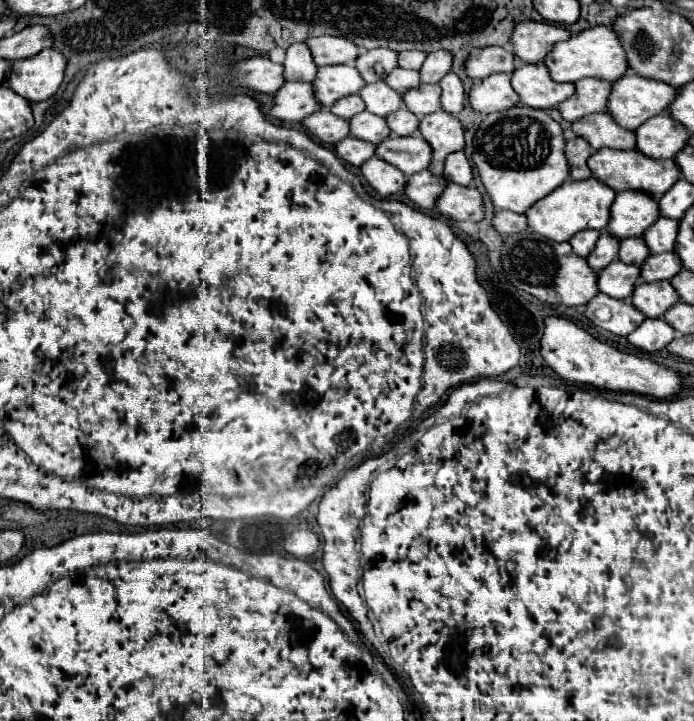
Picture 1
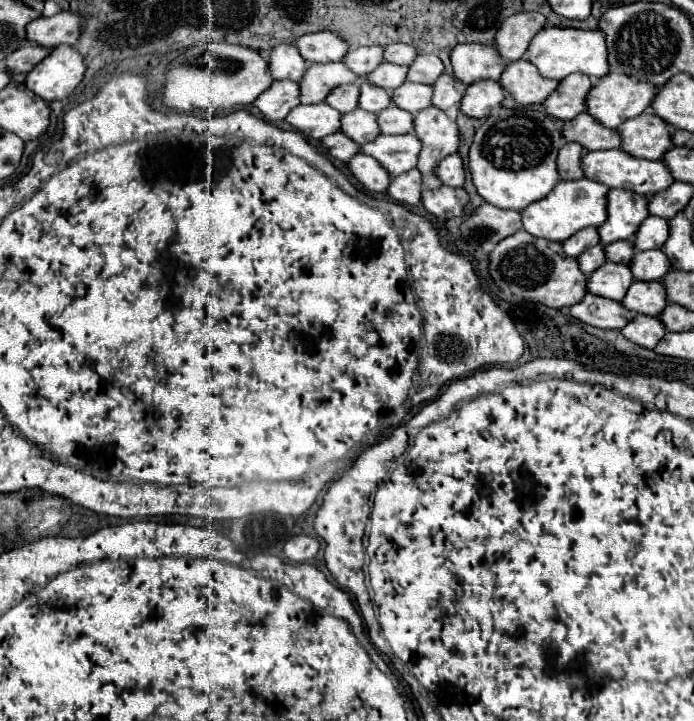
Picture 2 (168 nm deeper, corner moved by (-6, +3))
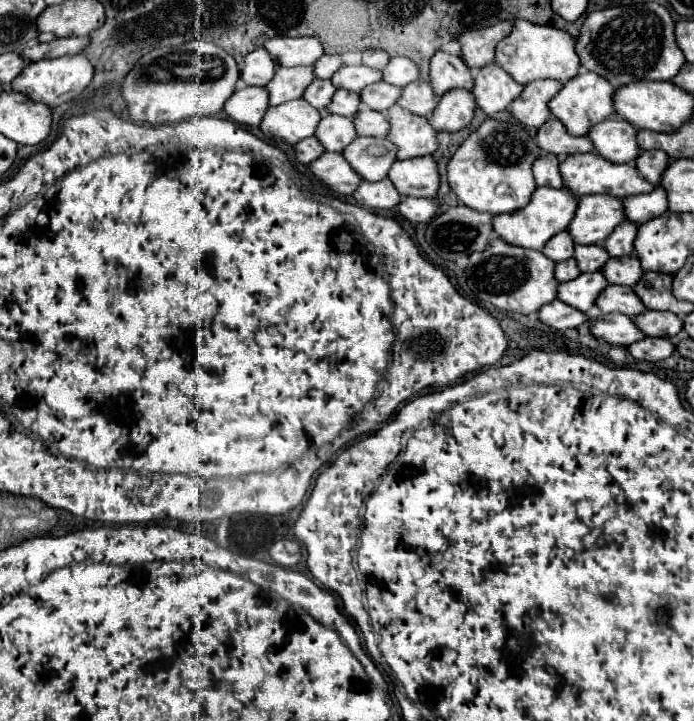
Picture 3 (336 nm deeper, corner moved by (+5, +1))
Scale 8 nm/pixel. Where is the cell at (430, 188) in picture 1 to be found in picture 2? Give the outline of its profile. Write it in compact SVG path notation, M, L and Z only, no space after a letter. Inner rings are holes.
M416 168L410 172L404 172L390 180L390 186L386 192L394 202L410 204L410 206L418 204L422 196L422 174Z

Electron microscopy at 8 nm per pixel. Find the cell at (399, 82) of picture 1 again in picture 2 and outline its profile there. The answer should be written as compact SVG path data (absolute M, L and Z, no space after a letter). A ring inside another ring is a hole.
M382 62L378 68L374 68L362 80L370 82L370 84L376 84L376 86L380 86L384 90L394 90L400 84L406 82L406 72L408 72L408 68L404 68L404 66L396 66L396 64L390 64L390 62Z

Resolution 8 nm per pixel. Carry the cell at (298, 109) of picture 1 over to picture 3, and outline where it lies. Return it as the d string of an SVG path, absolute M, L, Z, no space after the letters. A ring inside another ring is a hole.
M245 86L229 98L225 112L239 124L259 126L269 108L269 90L263 86Z

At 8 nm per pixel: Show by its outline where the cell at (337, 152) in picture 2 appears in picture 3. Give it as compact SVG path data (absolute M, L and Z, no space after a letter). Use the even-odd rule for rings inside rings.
M315 136L305 138L305 140L301 140L301 142L295 146L297 160L303 162L303 164L311 164L311 162L317 160L323 152L325 152L325 148L321 146L321 142L319 142Z

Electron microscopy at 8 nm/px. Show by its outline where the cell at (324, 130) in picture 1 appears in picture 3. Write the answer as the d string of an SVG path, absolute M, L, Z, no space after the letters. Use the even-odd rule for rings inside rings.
M301 98L283 106L271 106L261 122L261 130L265 136L297 144L315 134L319 120L321 112Z

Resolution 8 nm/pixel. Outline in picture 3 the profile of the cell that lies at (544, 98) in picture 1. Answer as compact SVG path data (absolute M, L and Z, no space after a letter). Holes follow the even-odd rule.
M497 62L481 68L475 72L475 100L477 106L487 114L493 116L495 112L507 110L515 98L521 96L525 86L515 82Z

